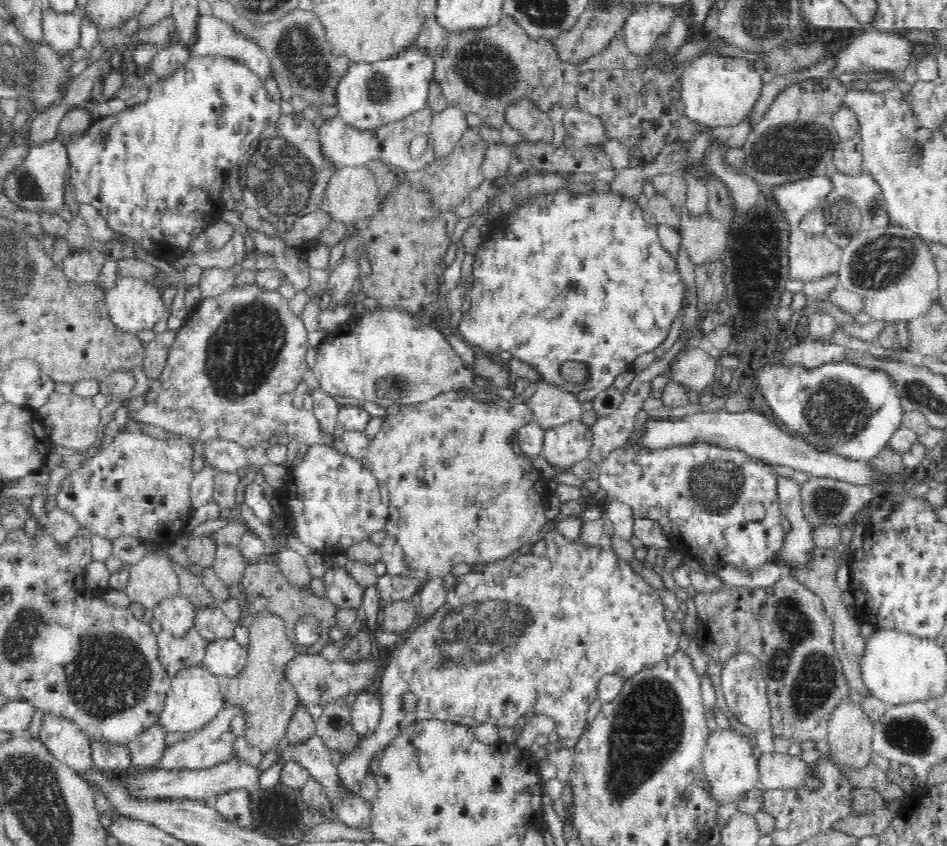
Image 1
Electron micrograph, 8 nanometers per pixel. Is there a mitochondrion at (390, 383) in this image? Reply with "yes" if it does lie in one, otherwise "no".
yes

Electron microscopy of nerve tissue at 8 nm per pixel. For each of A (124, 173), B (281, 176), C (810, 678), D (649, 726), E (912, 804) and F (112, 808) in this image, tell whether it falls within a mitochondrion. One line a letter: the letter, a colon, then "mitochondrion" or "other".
A: other
B: mitochondrion
C: mitochondrion
D: mitochondrion
E: other
F: other

